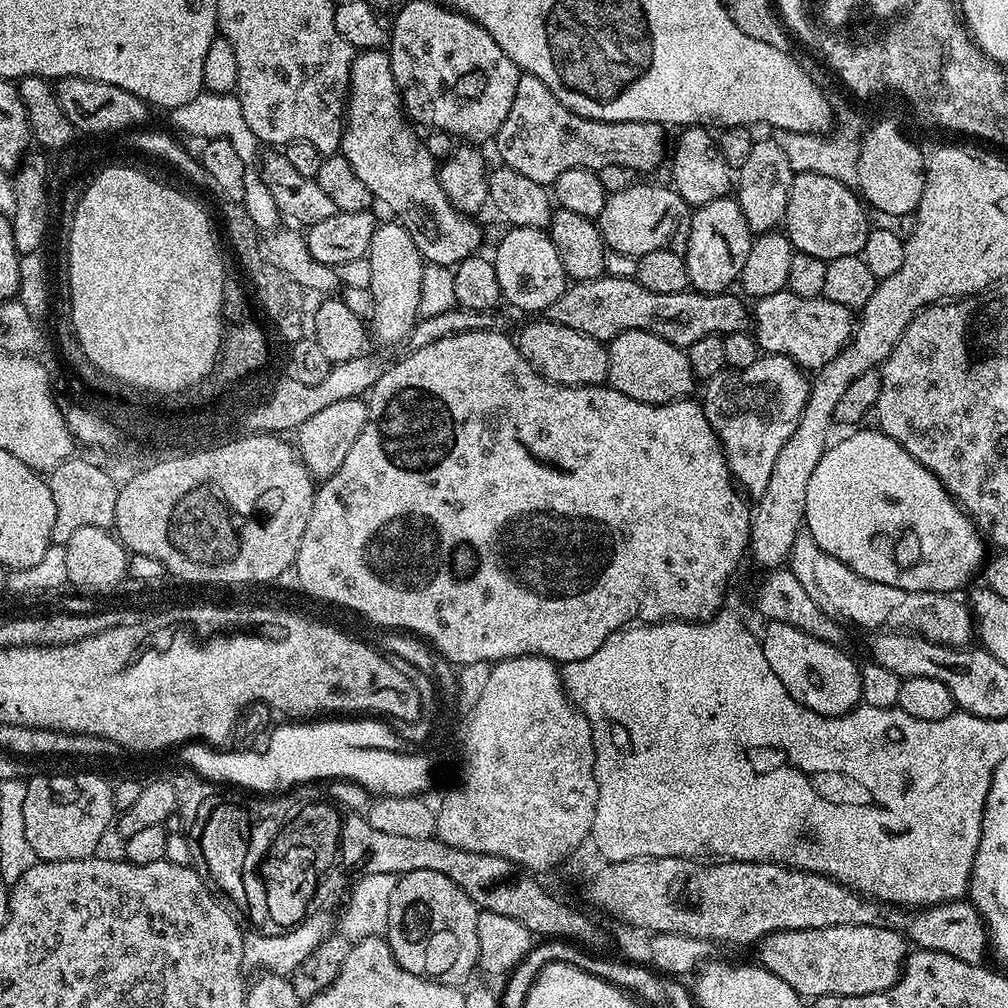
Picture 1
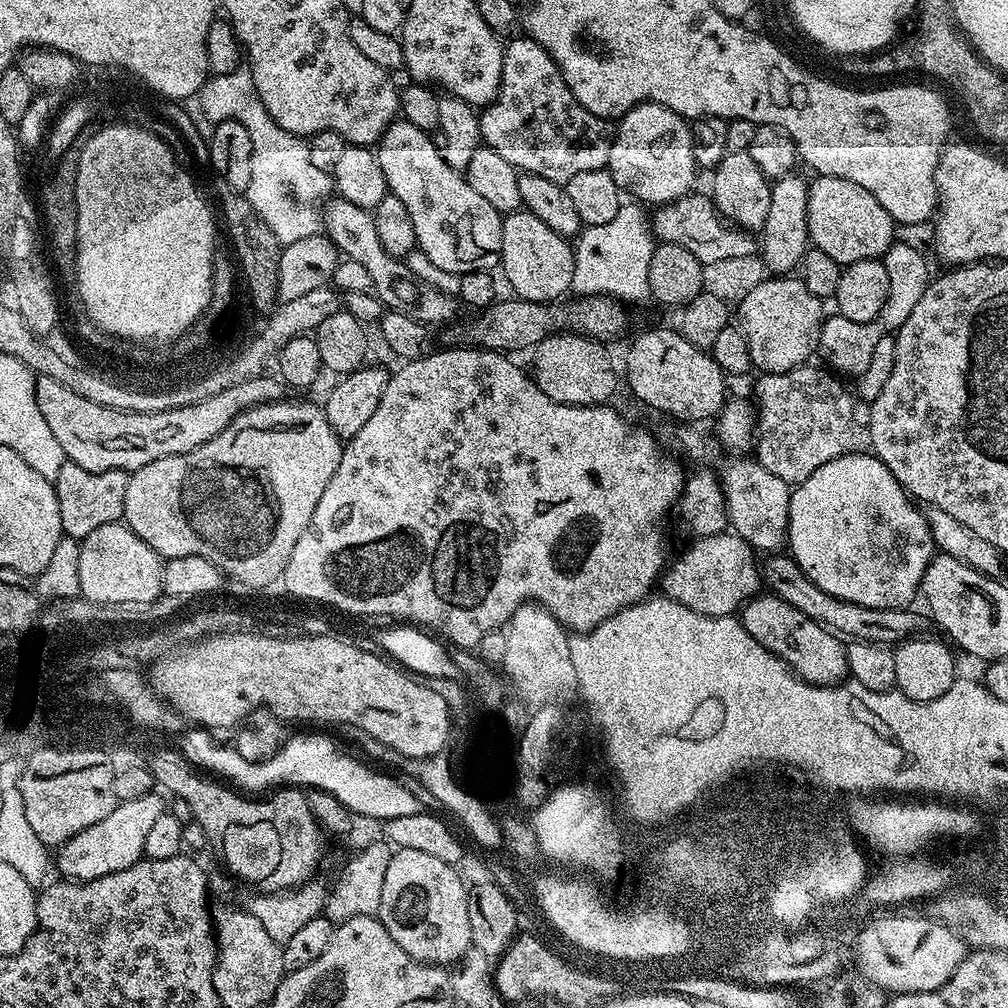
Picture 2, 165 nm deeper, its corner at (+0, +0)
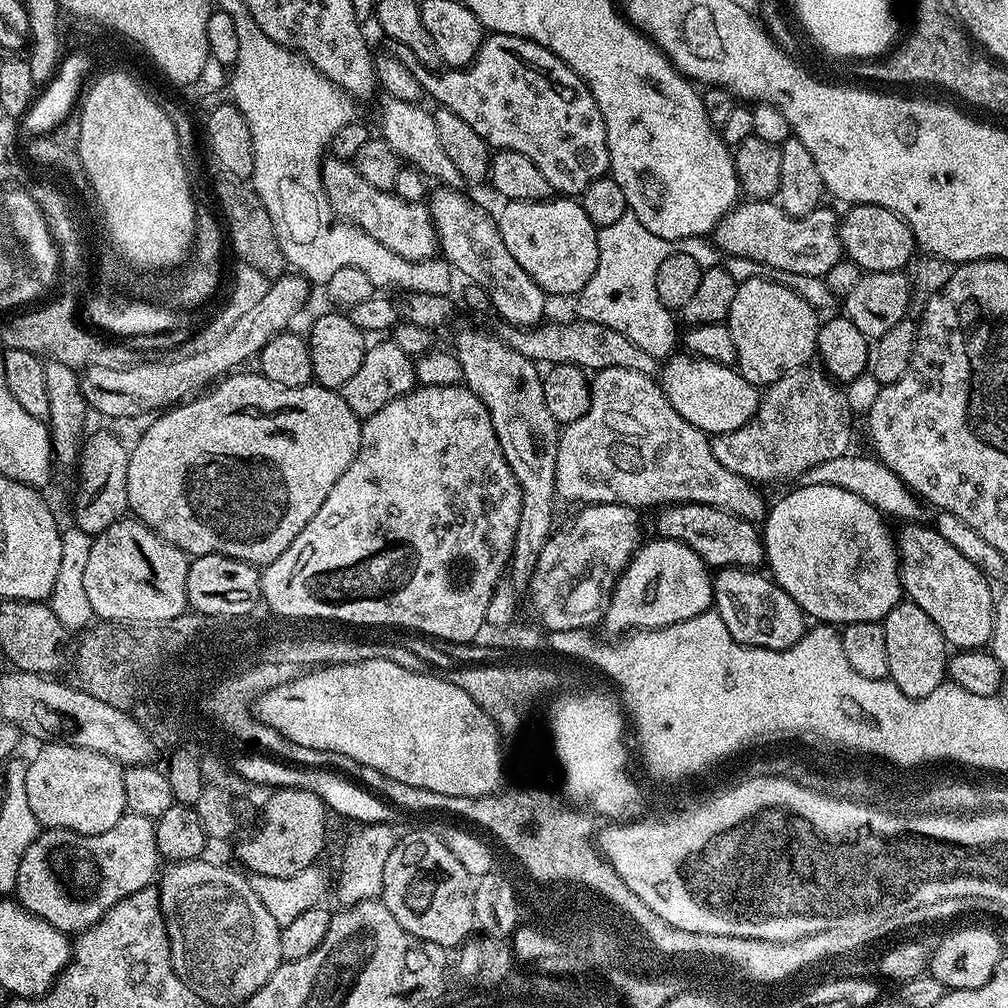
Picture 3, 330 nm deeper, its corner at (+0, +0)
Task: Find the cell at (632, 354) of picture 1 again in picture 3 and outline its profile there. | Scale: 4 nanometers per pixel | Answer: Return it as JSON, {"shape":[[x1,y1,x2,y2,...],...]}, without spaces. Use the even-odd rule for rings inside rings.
{"shape":[[687,350,677,351,663,361,658,372,658,383,670,406,674,406,686,422,708,433,709,437,744,426,758,410,762,395,761,389,751,384,735,367,693,356]]}

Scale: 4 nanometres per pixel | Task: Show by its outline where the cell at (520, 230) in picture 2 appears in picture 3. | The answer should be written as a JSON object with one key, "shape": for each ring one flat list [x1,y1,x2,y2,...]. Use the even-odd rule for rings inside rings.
{"shape":[[579,199,510,200,503,206,500,216,498,212,498,223,502,242,514,254,514,262,545,293,572,298,581,292,598,264,598,229,590,222]]}

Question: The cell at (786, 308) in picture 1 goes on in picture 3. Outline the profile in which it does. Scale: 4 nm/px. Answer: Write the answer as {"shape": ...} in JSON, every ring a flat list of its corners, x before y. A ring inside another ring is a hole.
{"shape":[[763,275,754,276,748,281,737,283,734,302,730,302,728,319,726,321,730,330,730,338,734,338,734,350,736,351,735,367,757,386,767,386,778,382,787,372,796,368,803,368,809,363,808,360,817,355,816,339,819,337,819,330,822,323,817,309,813,308,810,302,806,302,794,289,780,284,776,278,766,280]]}

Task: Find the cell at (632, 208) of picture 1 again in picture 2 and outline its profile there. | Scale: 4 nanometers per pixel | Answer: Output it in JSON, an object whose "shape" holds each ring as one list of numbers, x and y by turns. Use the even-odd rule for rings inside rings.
{"shape":[[689,194,669,204,661,204,653,211,656,212,653,216,651,213,650,231,657,241,683,246,702,265,757,254,758,240,753,233,728,223,713,204,711,195,696,195]]}

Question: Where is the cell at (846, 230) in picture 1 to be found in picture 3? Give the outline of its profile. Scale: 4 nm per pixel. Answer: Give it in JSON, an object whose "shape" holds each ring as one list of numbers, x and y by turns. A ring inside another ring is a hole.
{"shape":[[854,204,840,220,844,256,854,261,864,272,898,272,907,269,912,251,917,251,912,228,898,214,877,204]]}

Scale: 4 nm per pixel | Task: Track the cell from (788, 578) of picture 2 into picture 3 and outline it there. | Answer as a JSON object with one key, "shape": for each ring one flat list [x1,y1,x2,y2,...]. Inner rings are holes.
{"shape":[[670,504,655,513,655,535,661,540,677,540,692,550,713,569,759,569,765,563,764,537,753,521,709,504]]}

